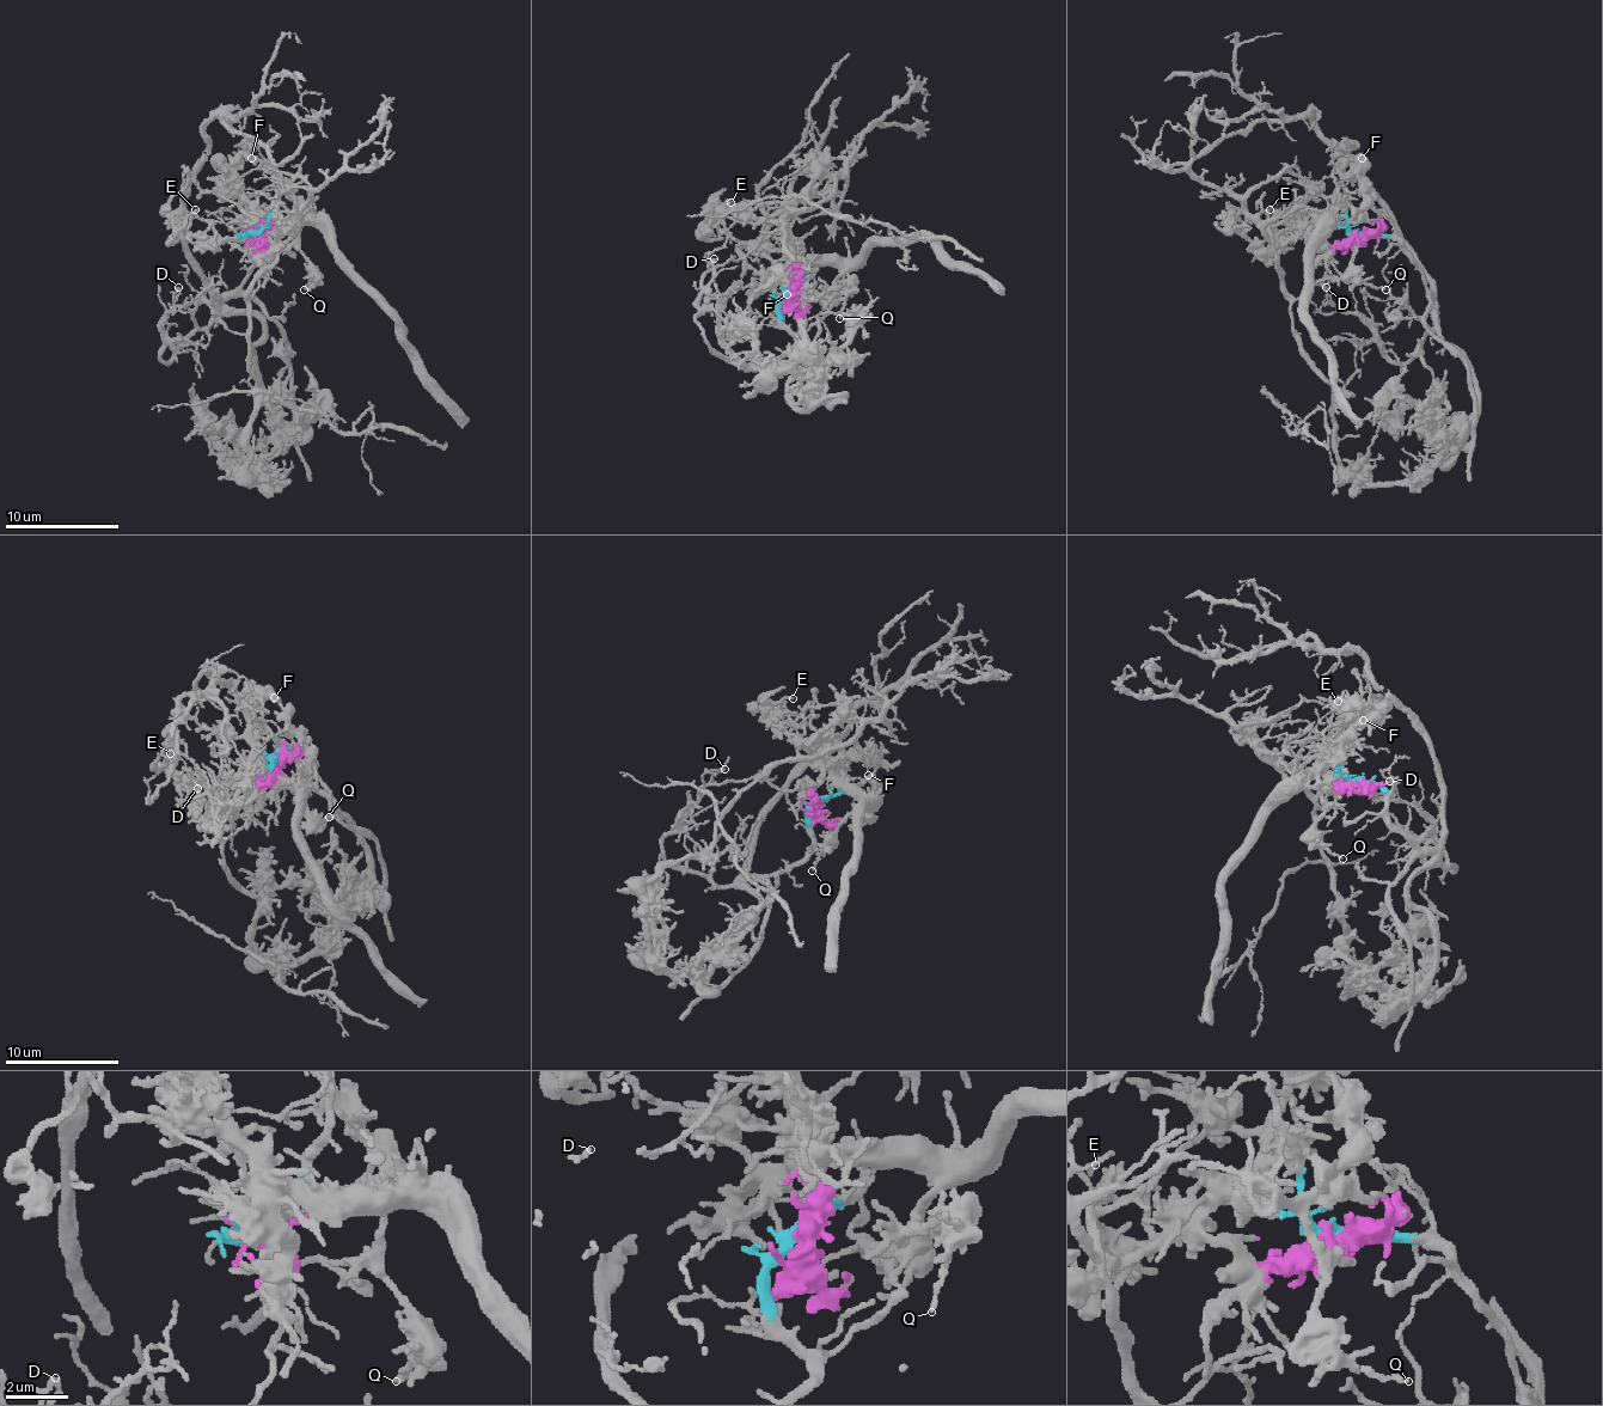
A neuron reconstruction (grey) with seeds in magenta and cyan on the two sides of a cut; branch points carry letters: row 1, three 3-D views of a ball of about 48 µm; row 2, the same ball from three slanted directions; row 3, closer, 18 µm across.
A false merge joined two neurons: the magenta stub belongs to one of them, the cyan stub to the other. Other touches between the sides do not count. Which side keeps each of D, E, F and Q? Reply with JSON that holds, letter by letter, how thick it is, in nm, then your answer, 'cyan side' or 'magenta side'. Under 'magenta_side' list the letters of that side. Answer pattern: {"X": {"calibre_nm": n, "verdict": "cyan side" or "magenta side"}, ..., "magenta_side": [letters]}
{"D": {"calibre_nm": 150, "verdict": "cyan side"}, "E": {"calibre_nm": 170, "verdict": "magenta side"}, "F": {"calibre_nm": 190, "verdict": "magenta side"}, "Q": {"calibre_nm": 150, "verdict": "magenta side"}, "magenta_side": ["E", "F", "Q"]}

